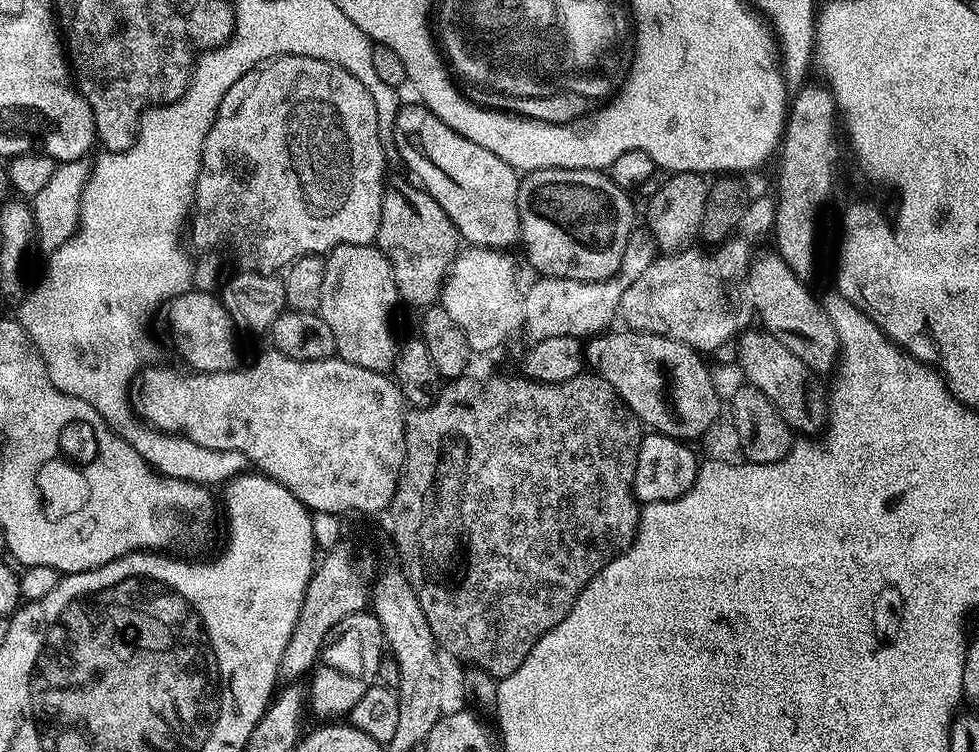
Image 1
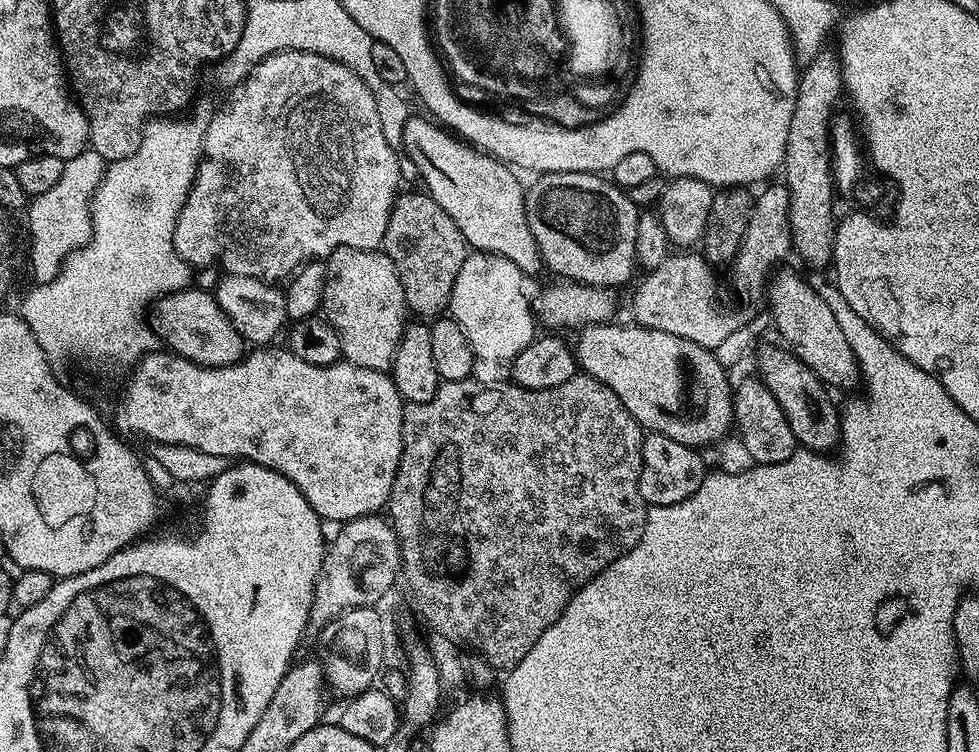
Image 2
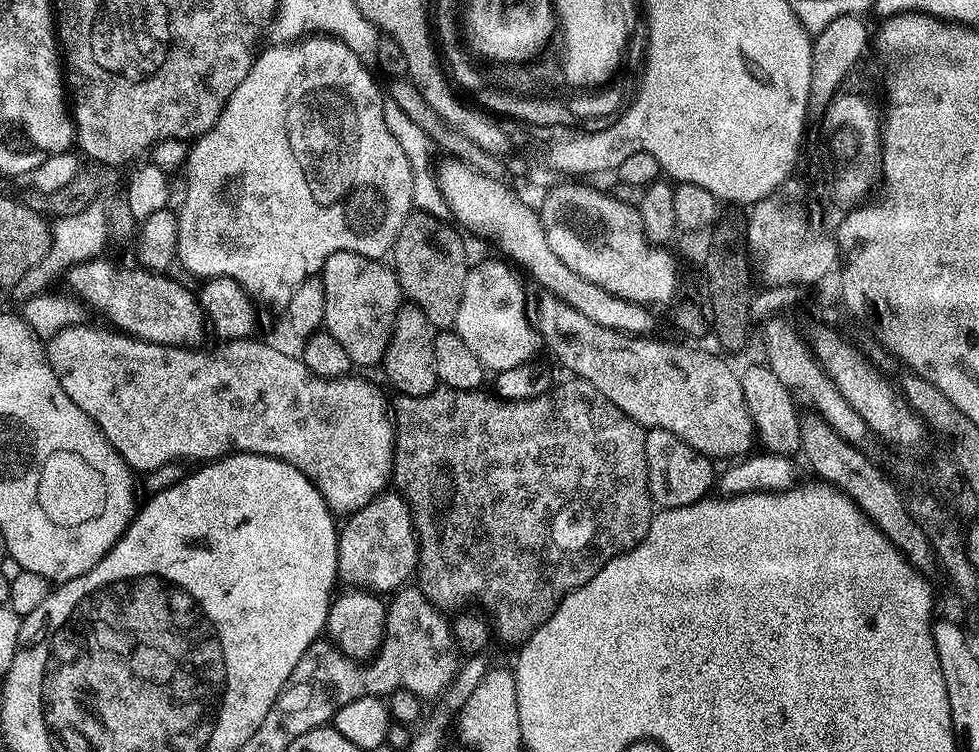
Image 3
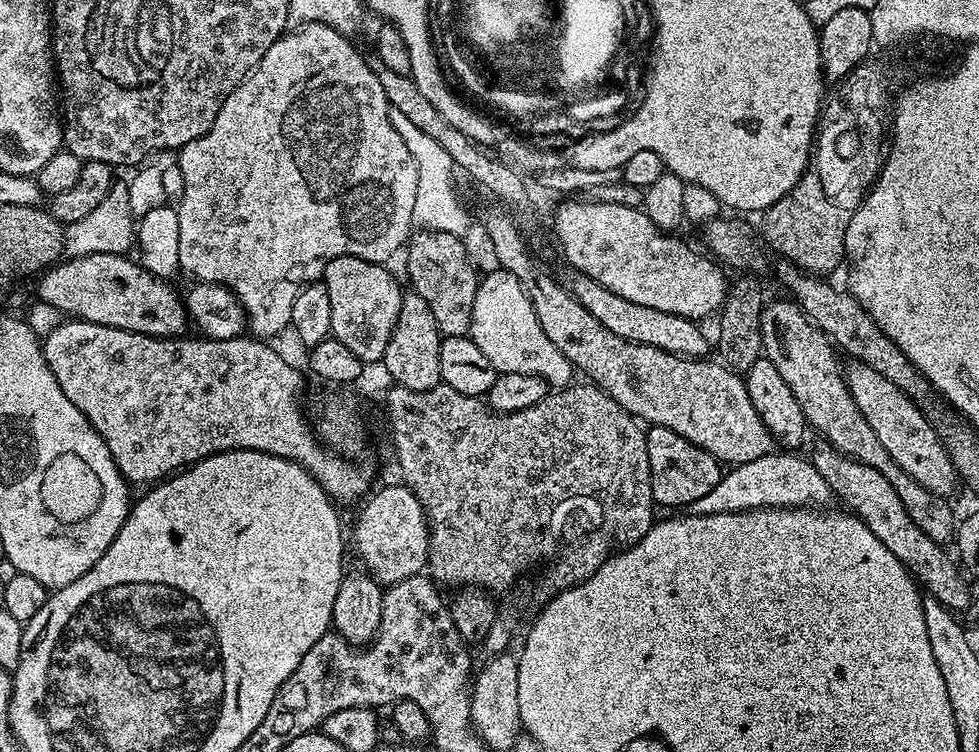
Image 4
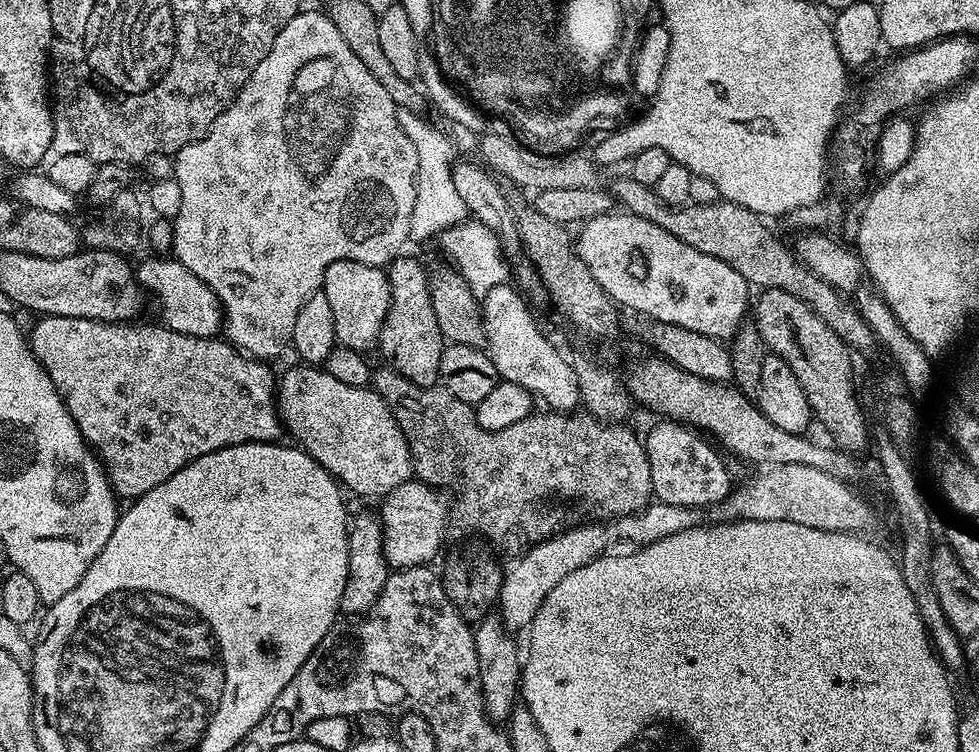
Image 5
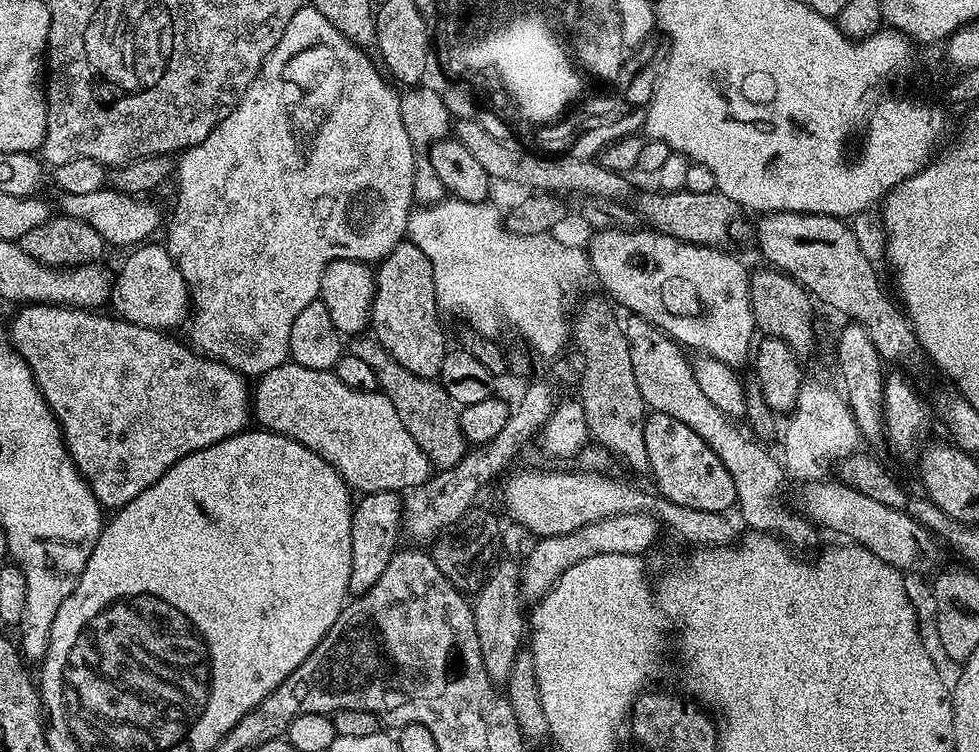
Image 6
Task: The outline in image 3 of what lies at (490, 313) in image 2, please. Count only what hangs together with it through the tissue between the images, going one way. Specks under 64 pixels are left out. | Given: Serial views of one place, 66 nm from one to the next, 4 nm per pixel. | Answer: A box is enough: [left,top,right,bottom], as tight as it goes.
[454,260,542,373]

